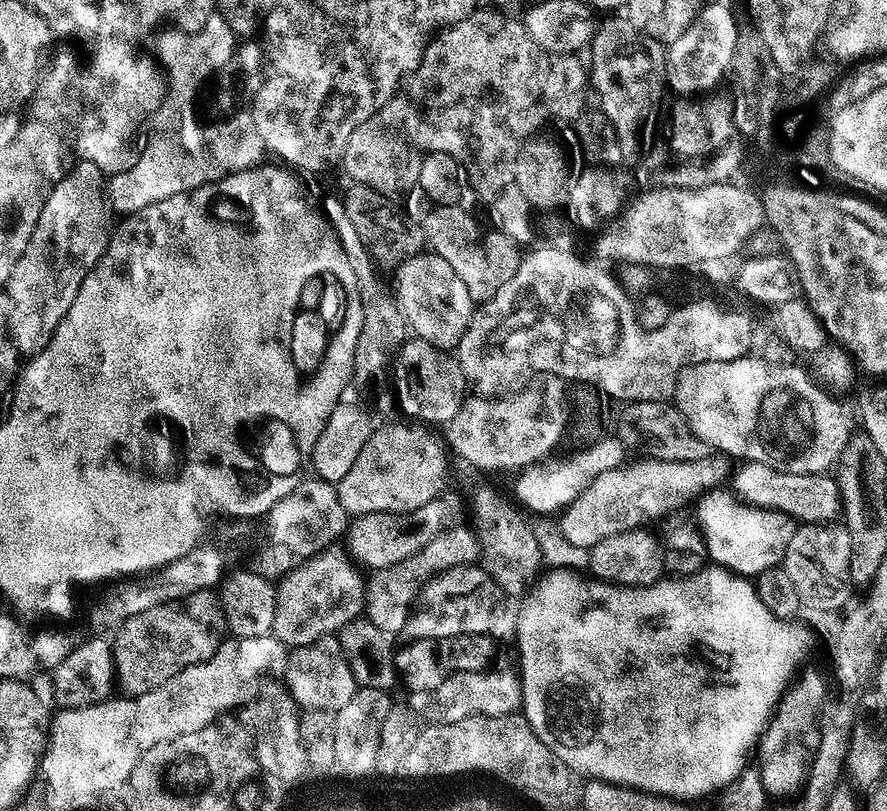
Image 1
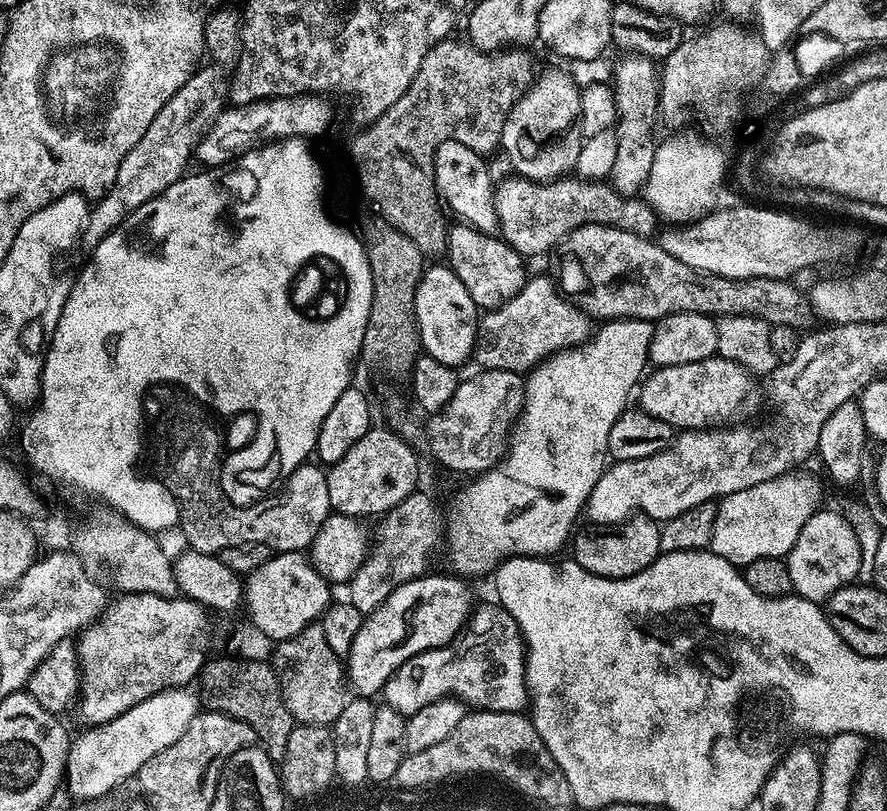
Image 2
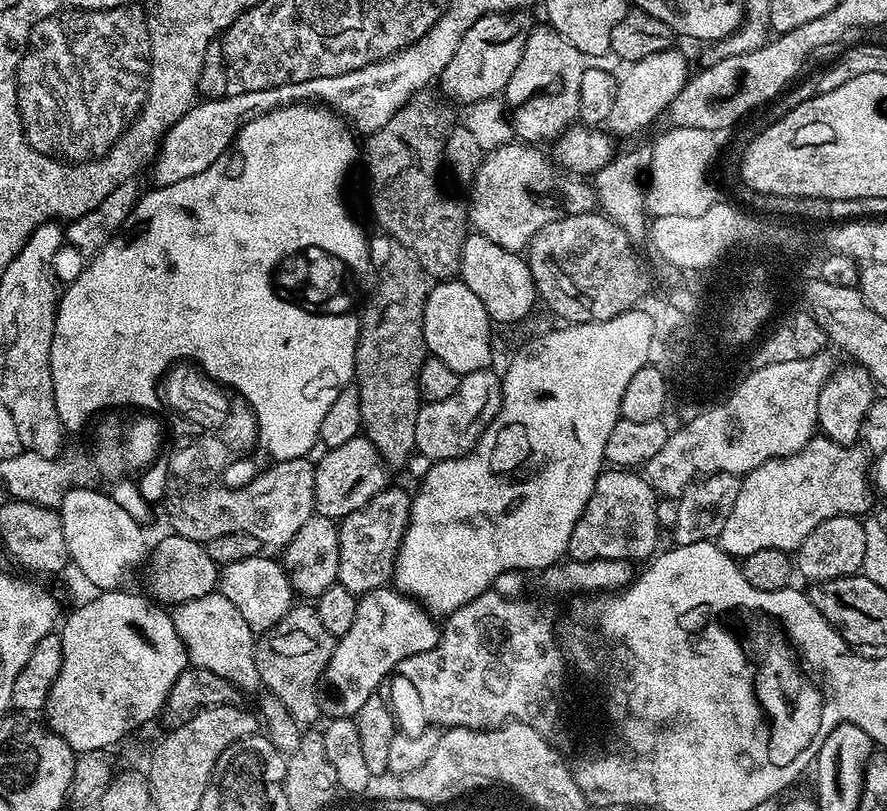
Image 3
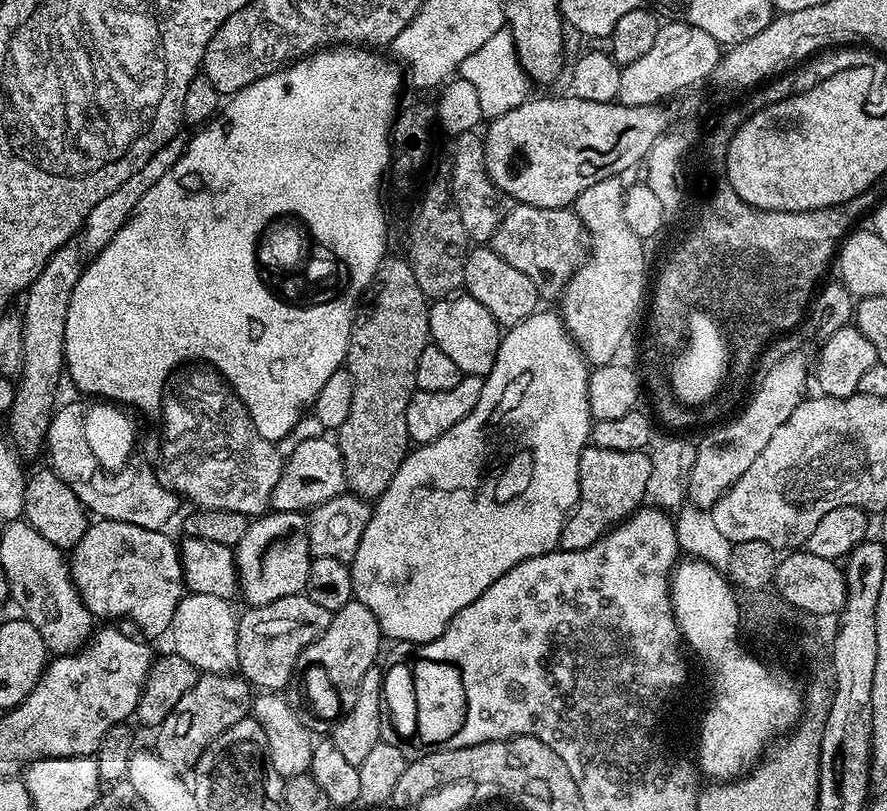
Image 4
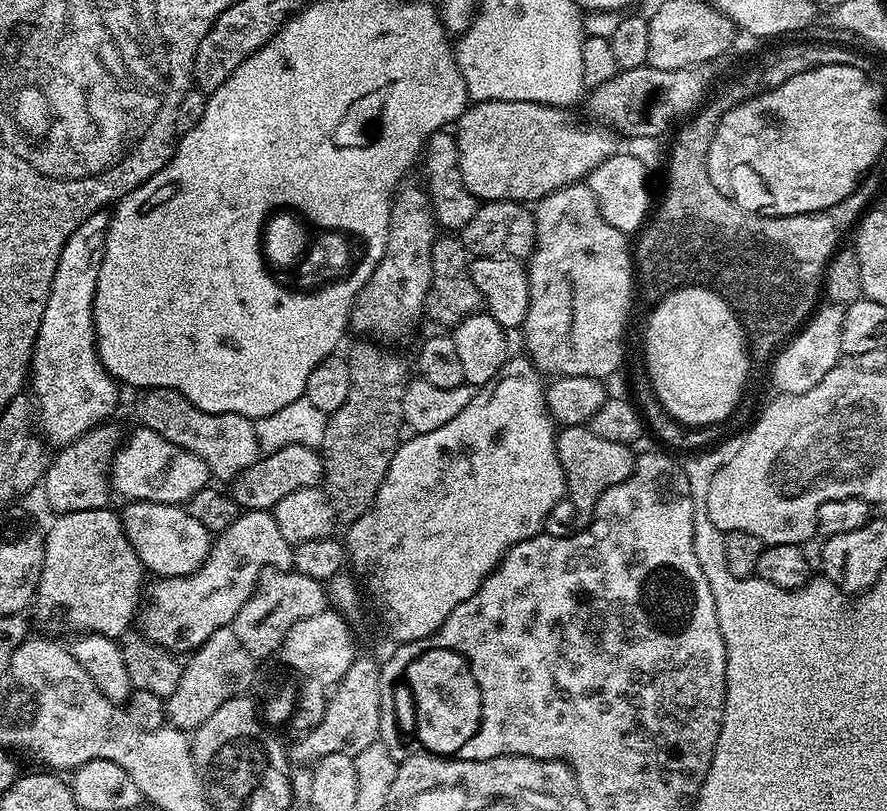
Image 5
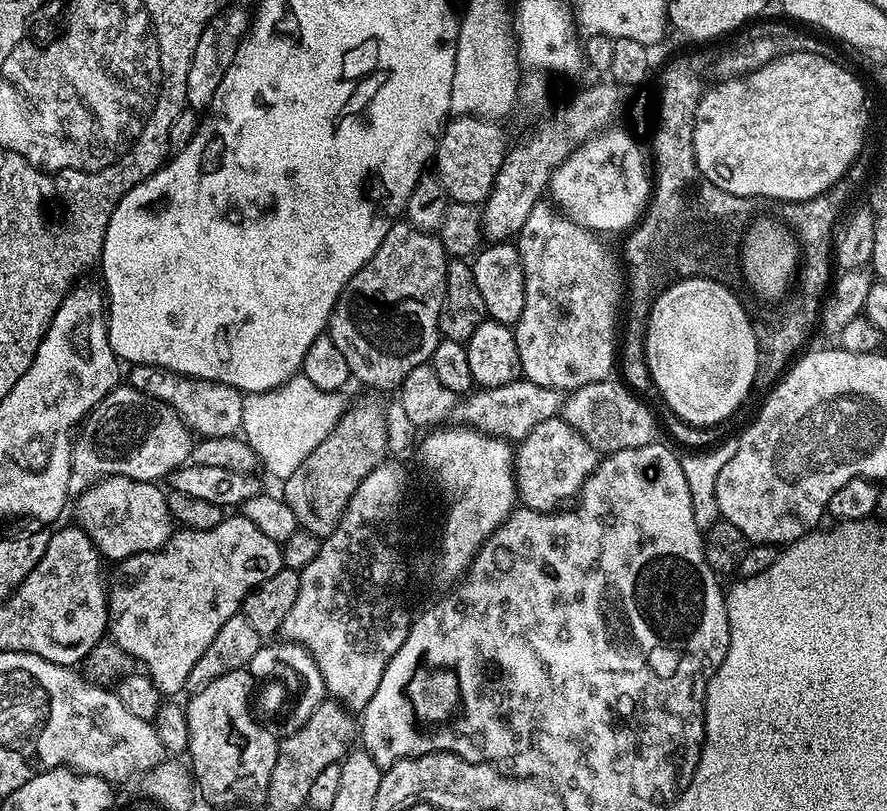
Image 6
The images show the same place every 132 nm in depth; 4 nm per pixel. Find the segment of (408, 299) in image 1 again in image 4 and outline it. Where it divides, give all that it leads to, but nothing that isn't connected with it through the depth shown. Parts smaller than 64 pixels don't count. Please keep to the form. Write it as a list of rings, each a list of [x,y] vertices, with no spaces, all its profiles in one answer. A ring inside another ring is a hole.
[[[456,294],[451,298],[437,299],[428,309],[428,331],[431,339],[454,362],[458,362],[461,373],[469,376],[487,376],[494,366],[496,355],[500,349],[501,325],[475,298],[467,294]]]

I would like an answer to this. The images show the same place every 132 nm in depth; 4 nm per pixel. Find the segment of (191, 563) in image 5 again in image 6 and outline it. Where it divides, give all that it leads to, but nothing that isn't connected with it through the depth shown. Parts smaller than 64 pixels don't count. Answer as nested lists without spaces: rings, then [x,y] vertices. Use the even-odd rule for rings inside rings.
[[[106,476],[89,484],[92,485],[77,500],[75,497],[75,523],[94,542],[101,557],[119,562],[134,554],[158,550],[172,537],[174,521],[165,489],[160,489],[159,483]]]

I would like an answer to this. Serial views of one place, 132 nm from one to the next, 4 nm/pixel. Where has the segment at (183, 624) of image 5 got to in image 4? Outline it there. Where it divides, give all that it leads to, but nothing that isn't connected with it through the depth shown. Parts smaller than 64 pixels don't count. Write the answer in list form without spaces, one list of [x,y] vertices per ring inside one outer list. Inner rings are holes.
[[[272,510],[255,517],[234,551],[238,584],[249,605],[266,606],[278,598],[301,595],[307,589],[314,557],[308,545],[308,521],[301,513]]]

